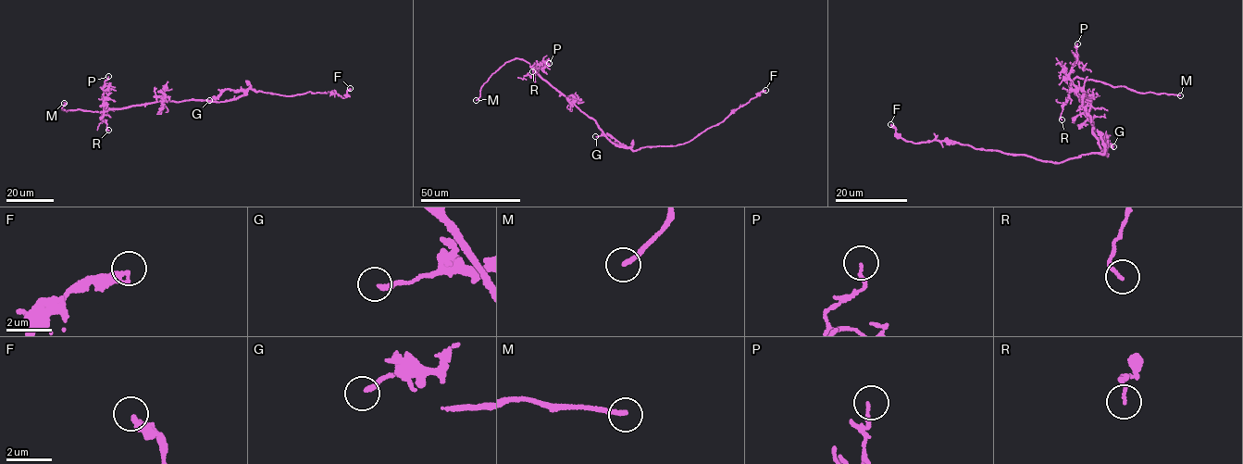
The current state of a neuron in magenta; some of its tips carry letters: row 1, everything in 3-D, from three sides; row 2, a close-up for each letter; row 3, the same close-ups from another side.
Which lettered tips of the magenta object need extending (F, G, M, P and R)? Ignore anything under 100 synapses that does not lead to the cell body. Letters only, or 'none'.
M

